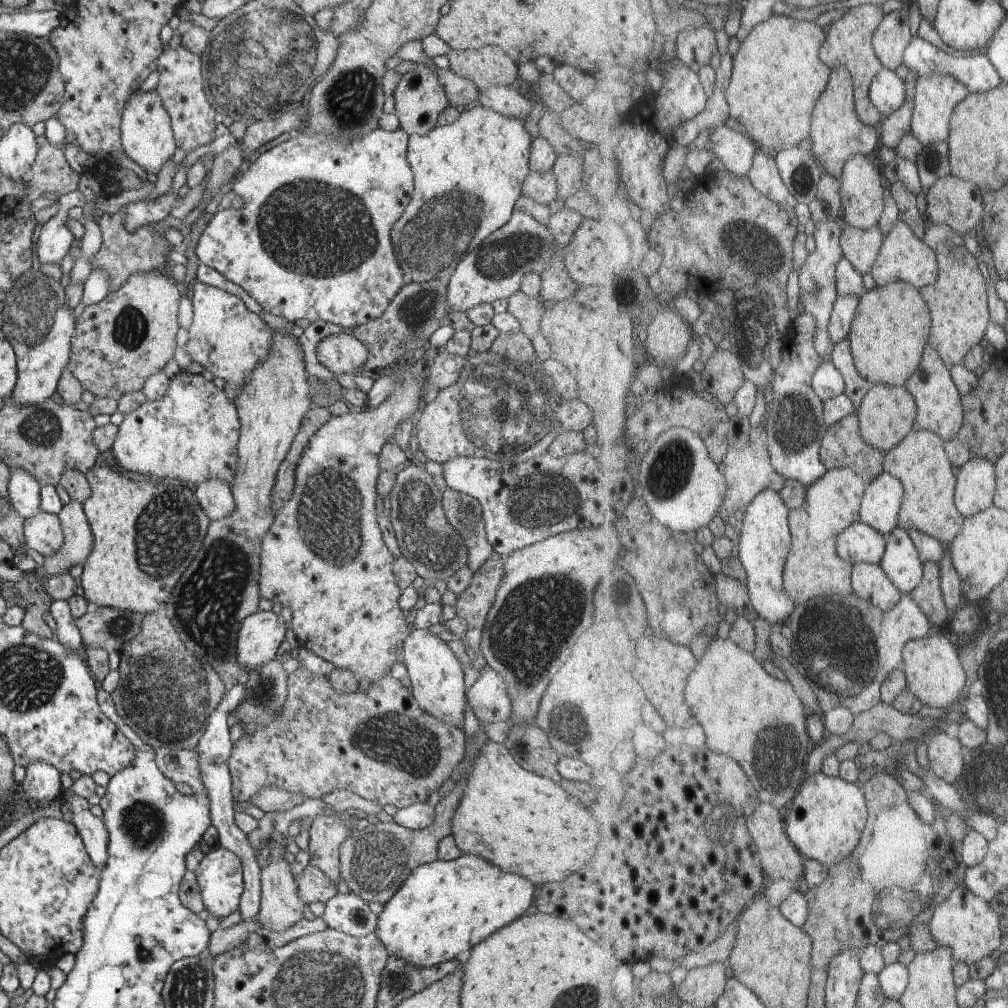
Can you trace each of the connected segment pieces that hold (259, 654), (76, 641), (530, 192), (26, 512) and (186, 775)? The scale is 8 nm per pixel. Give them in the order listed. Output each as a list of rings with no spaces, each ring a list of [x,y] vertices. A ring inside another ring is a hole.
[[[256,611],[240,626],[236,640],[236,658],[248,670],[262,668],[274,659],[278,646],[285,640],[286,622],[273,611]]]
[[[67,599],[53,600],[49,606],[52,613],[55,634],[62,646],[66,646],[68,650],[84,650],[83,640],[79,628],[74,624],[70,606]]]
[[[534,168],[526,176],[521,193],[532,198],[534,202],[554,206],[558,185],[556,175],[552,169],[544,169],[540,172]]]
[[[9,468],[8,494],[17,514],[24,519],[32,518],[41,511],[40,483],[24,468]]]
[[[172,747],[155,749],[156,764],[160,772],[174,782],[188,784],[196,794],[207,794],[198,766],[196,750],[174,750]]]

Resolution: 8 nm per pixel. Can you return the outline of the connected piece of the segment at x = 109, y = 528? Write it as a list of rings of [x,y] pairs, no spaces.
[[[103,464],[95,466],[85,476],[90,484],[91,495],[84,502],[83,511],[94,544],[78,578],[79,591],[88,602],[98,607],[112,607],[138,614],[150,614],[164,608],[172,588],[200,550],[211,520],[202,514],[196,495],[185,483],[180,484],[180,479],[166,477],[160,480],[131,480]]]

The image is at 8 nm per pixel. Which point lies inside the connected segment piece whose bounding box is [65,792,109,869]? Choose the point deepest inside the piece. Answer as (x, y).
(92, 830)

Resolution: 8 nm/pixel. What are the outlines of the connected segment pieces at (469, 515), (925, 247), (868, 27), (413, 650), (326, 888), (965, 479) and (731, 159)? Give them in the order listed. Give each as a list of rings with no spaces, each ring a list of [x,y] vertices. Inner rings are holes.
[[[447,488],[442,491],[442,508],[448,522],[465,536],[464,541],[468,546],[467,566],[473,573],[476,572],[493,551],[485,538],[480,502],[470,494]]]
[[[902,219],[887,236],[886,244],[874,268],[873,276],[878,286],[886,286],[898,281],[908,281],[921,290],[936,284],[941,277],[939,254],[928,242],[916,234],[908,220]]]
[[[867,4],[866,6],[853,7],[840,22],[830,28],[830,38],[827,45],[822,49],[822,58],[828,62],[833,69],[848,68],[855,76],[857,86],[857,107],[860,118],[868,123],[868,126],[876,126],[880,121],[885,119],[882,110],[876,106],[871,94],[871,86],[874,84],[876,77],[884,72],[887,66],[878,56],[874,37],[880,30],[884,19],[887,17],[882,6]],[[883,115],[883,116],[882,116]]]
[[[414,628],[403,642],[402,661],[408,670],[413,688],[411,692],[419,707],[444,724],[456,727],[458,723],[462,723],[467,692],[464,686],[463,665],[454,655],[453,648],[447,646],[437,635],[430,634],[428,629]]]
[[[310,864],[302,873],[293,877],[297,886],[298,898],[304,904],[326,903],[327,900],[337,894],[337,886],[334,886],[323,872]]]
[[[978,457],[963,465],[959,473],[957,505],[967,517],[995,505],[999,489],[997,463],[986,457]]]
[[[727,125],[718,127],[711,139],[715,152],[718,152],[720,166],[740,176],[748,175],[754,168],[756,155],[762,148],[755,139]]]

